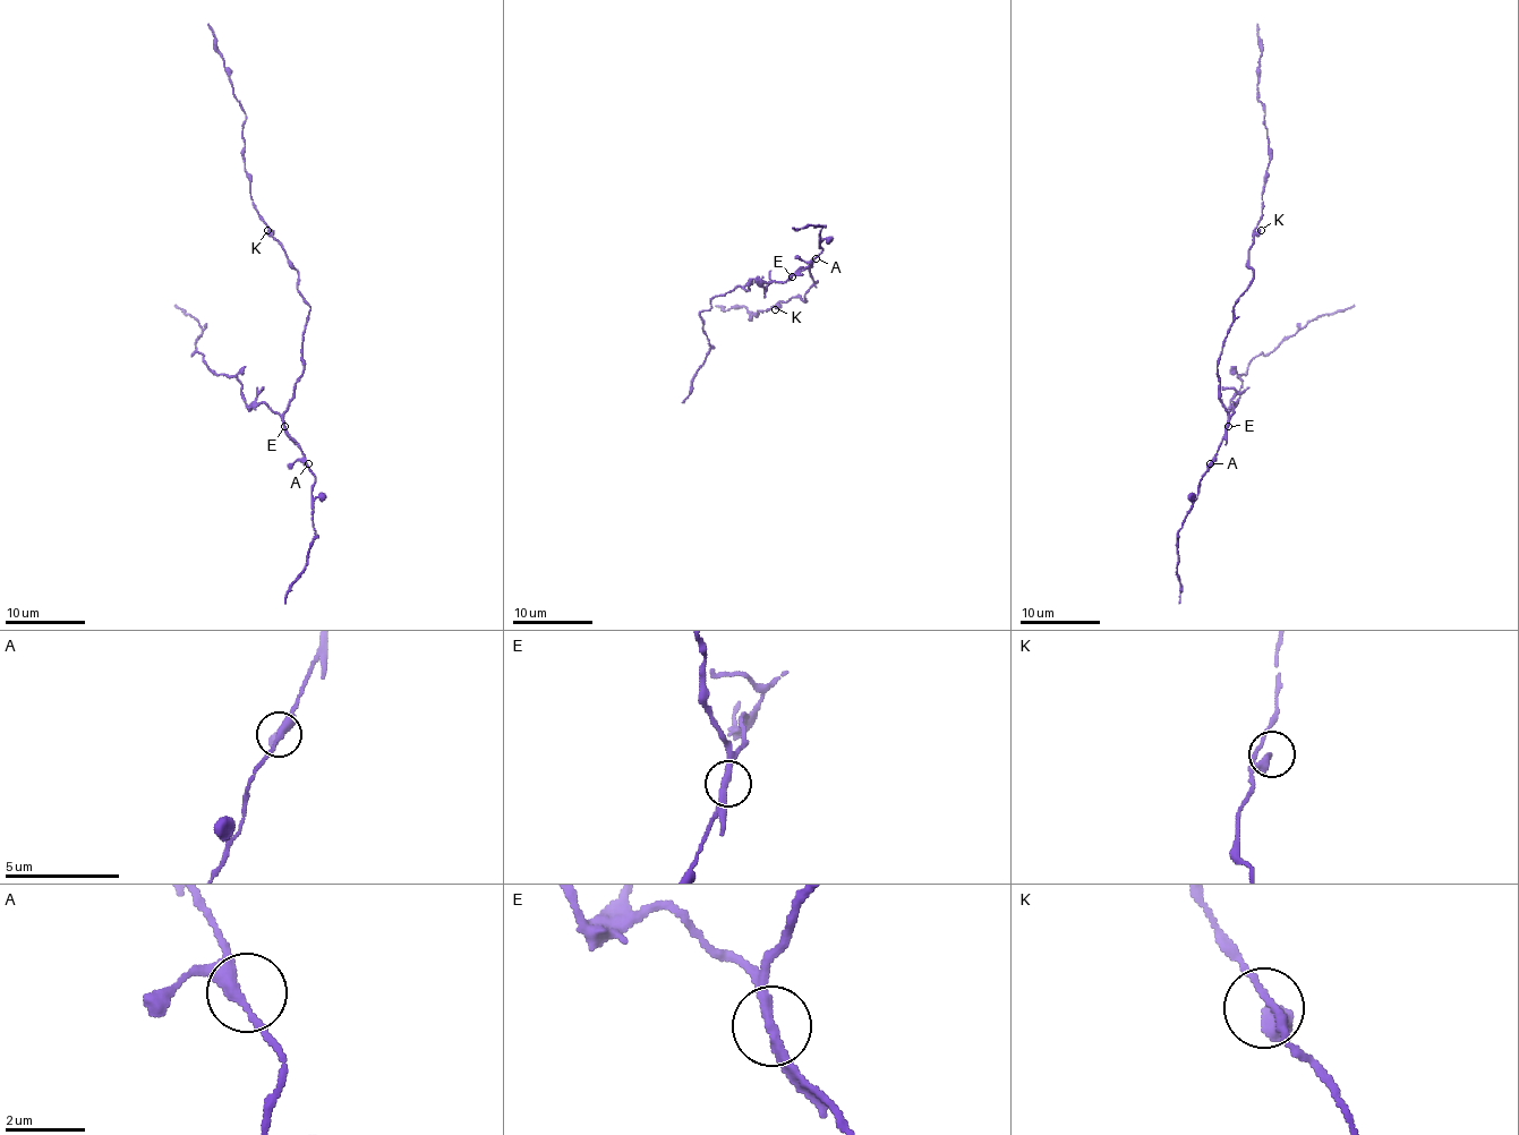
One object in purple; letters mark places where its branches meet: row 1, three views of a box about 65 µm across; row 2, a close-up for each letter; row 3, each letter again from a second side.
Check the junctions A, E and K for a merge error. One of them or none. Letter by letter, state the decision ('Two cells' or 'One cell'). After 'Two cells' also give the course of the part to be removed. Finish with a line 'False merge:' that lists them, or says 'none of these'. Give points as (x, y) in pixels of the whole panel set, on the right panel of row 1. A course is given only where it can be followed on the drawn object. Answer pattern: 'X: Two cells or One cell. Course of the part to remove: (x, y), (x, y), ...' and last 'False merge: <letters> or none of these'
A: One cell
E: Two cells. Course of the part to remove: (1228, 426), (1235, 403), (1230, 403), (1243, 382), (1238, 376), (1246, 374), (1248, 364), (1320, 316), (1355, 306)
K: One cell
False merge: E

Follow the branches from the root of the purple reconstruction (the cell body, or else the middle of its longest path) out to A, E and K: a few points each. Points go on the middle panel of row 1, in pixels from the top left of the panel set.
A: (811, 276), (811, 265), (801, 266), (792, 276), (816, 258)
E: (811, 276), (811, 265), (801, 266), (792, 276)
K: (811, 276), (817, 281), (805, 292), (805, 300), (792, 297), (775, 309)

